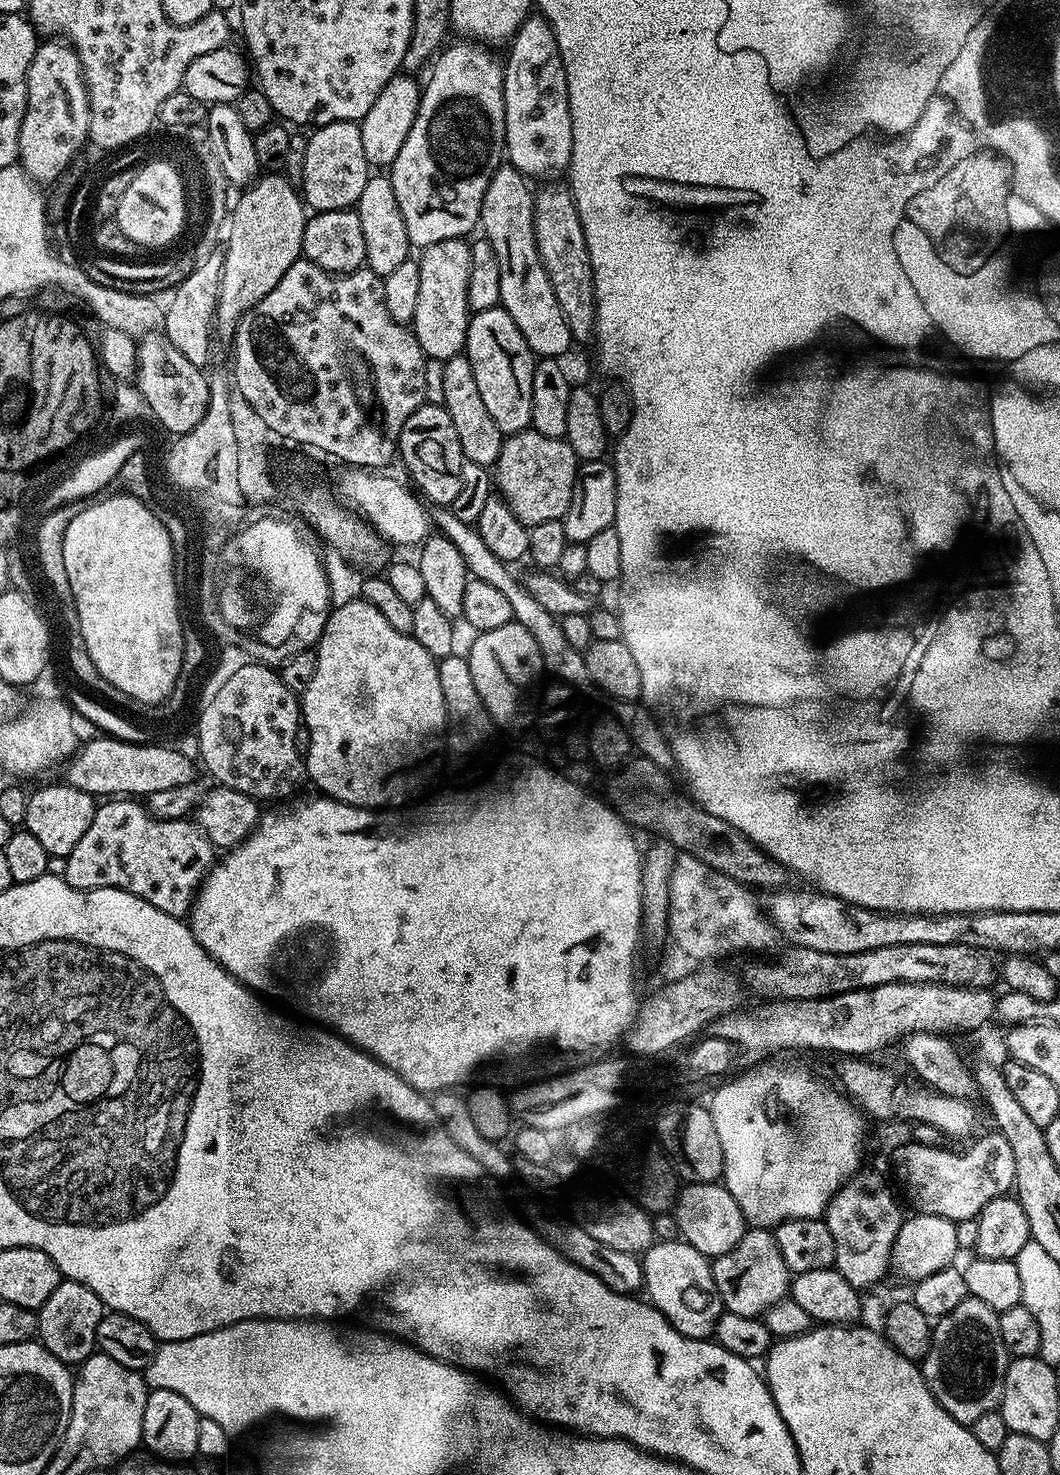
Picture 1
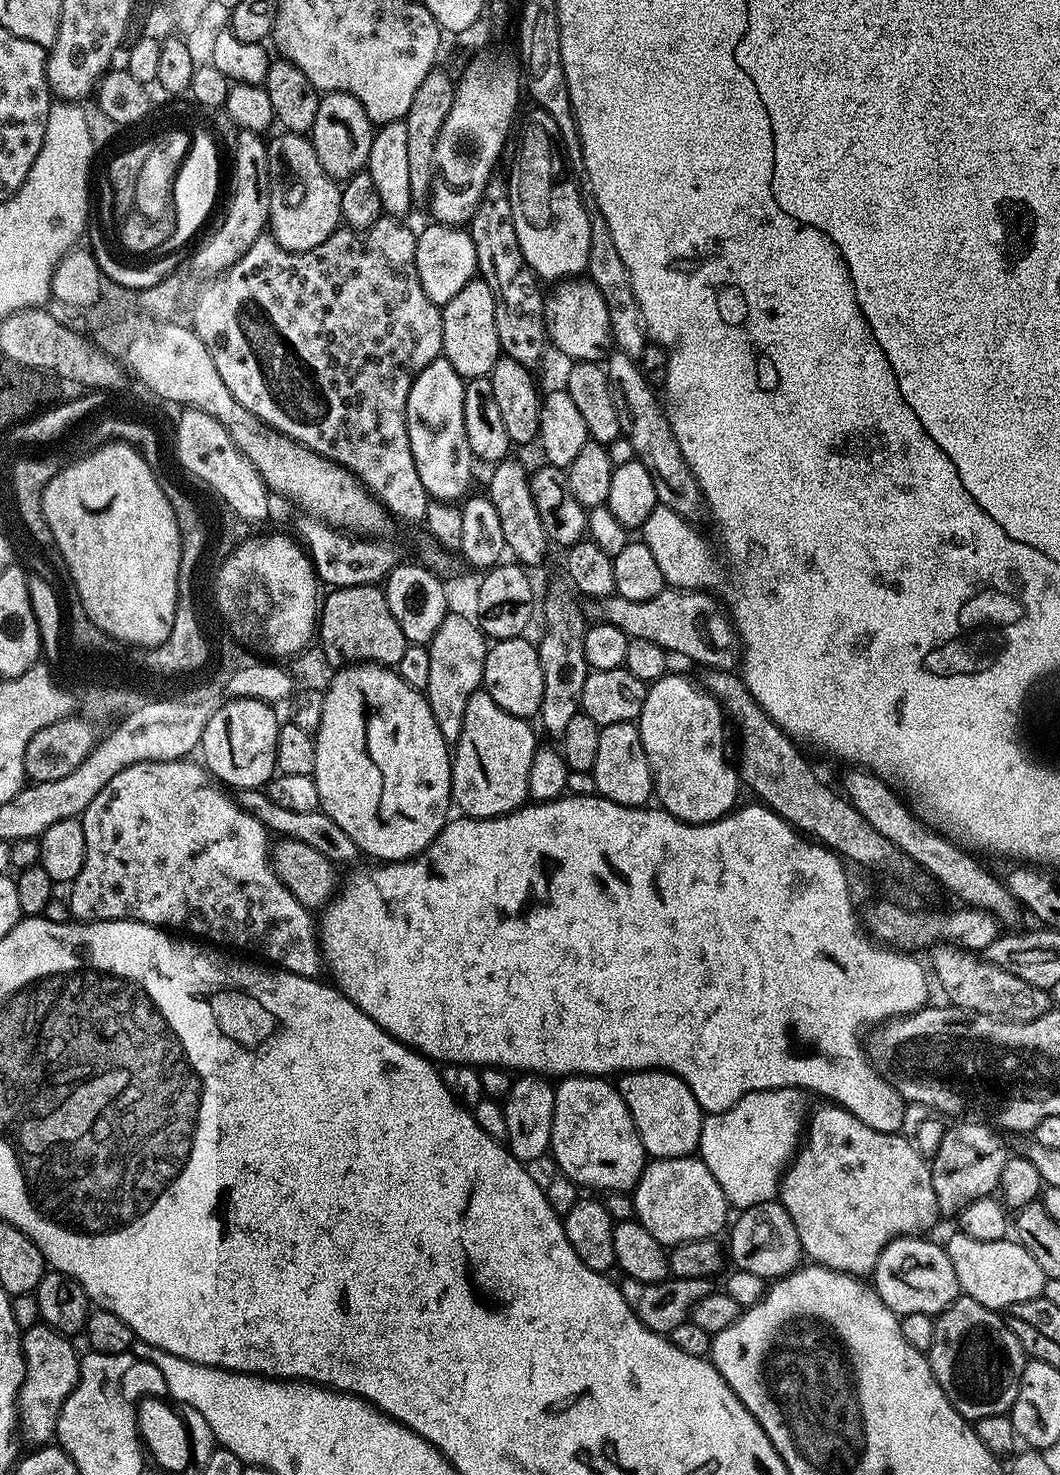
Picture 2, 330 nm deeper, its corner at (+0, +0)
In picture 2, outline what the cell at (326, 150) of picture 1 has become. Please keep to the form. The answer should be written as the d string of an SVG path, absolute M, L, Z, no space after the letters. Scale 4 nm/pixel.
M330 92L321 99L310 139L322 170L333 180L343 182L367 165L373 135L373 121L349 92Z

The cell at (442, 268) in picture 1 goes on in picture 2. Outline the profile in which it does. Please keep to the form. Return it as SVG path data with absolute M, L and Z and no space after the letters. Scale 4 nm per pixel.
M473 278L451 296L442 306L443 359L452 363L461 378L488 376L498 359L498 343L495 330L495 296L490 286L481 279Z

